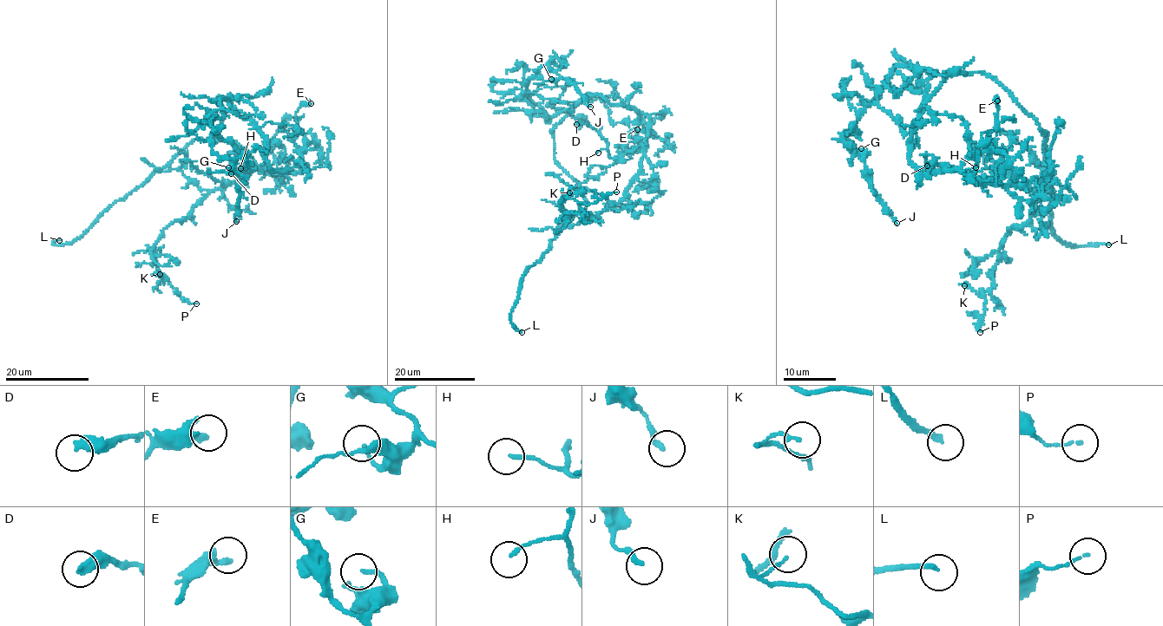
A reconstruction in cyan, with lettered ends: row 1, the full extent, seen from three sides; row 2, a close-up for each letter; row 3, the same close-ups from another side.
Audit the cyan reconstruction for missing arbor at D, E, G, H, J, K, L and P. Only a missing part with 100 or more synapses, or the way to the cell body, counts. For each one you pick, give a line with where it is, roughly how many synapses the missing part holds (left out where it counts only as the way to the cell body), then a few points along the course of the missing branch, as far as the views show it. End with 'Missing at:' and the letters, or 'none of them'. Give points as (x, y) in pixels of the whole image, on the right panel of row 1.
L: (1108, 244)
Missing at: L

